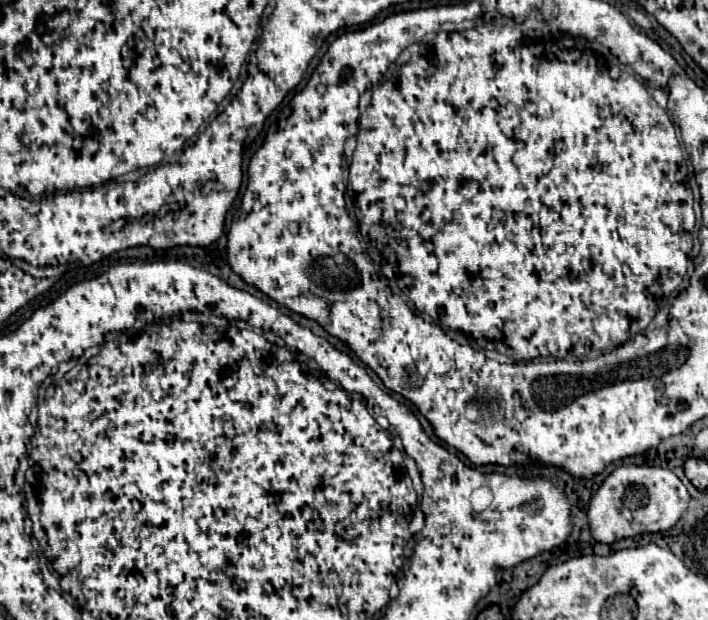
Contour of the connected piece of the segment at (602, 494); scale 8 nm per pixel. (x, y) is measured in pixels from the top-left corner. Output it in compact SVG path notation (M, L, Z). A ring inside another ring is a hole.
M621 465L613 469L591 499L587 511L591 535L599 543L613 543L641 533L667 531L685 513L689 499L687 487L673 471L649 465Z

